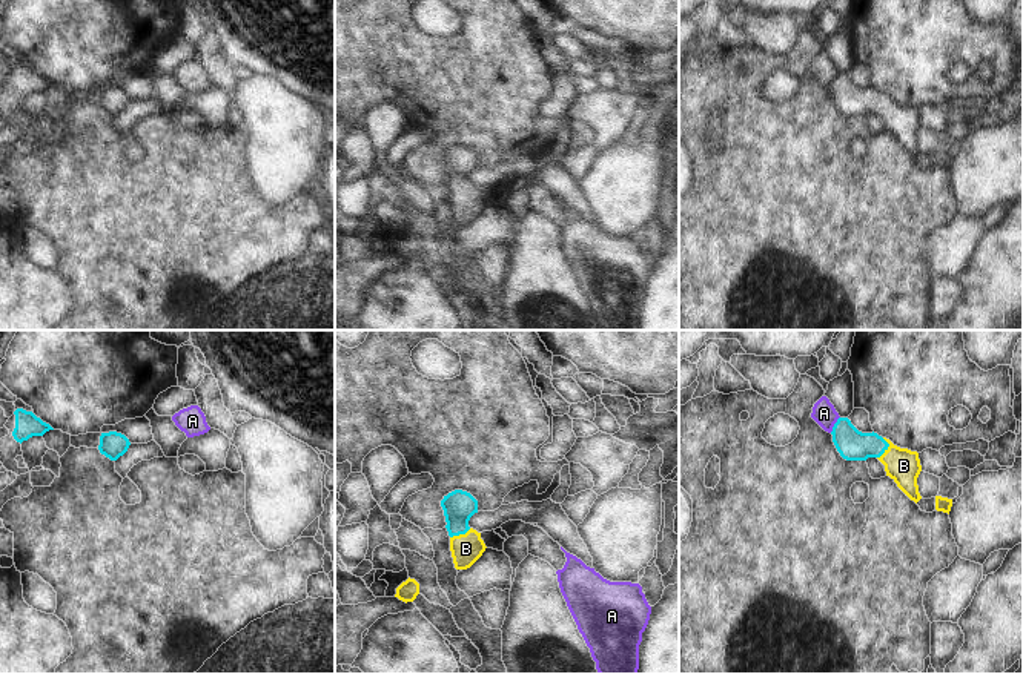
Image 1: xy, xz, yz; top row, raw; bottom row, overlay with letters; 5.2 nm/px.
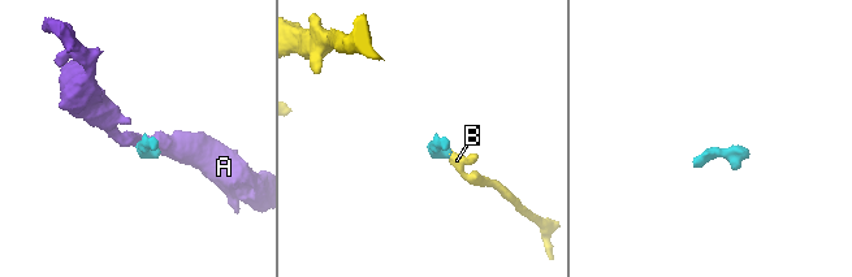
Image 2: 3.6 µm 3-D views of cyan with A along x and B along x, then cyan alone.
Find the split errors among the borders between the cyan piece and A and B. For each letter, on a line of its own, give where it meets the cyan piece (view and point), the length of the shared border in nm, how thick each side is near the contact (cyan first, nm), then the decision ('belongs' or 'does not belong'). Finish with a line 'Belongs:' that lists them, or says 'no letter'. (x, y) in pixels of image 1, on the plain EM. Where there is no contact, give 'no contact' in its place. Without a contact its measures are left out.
A: contact yz (834, 80); length 100 nm; calibres 160 and 120 nm; does not belong
B: contact yz (887, 105); length 120 nm; calibres 160 and 180 nm; belongs
Belongs: B

